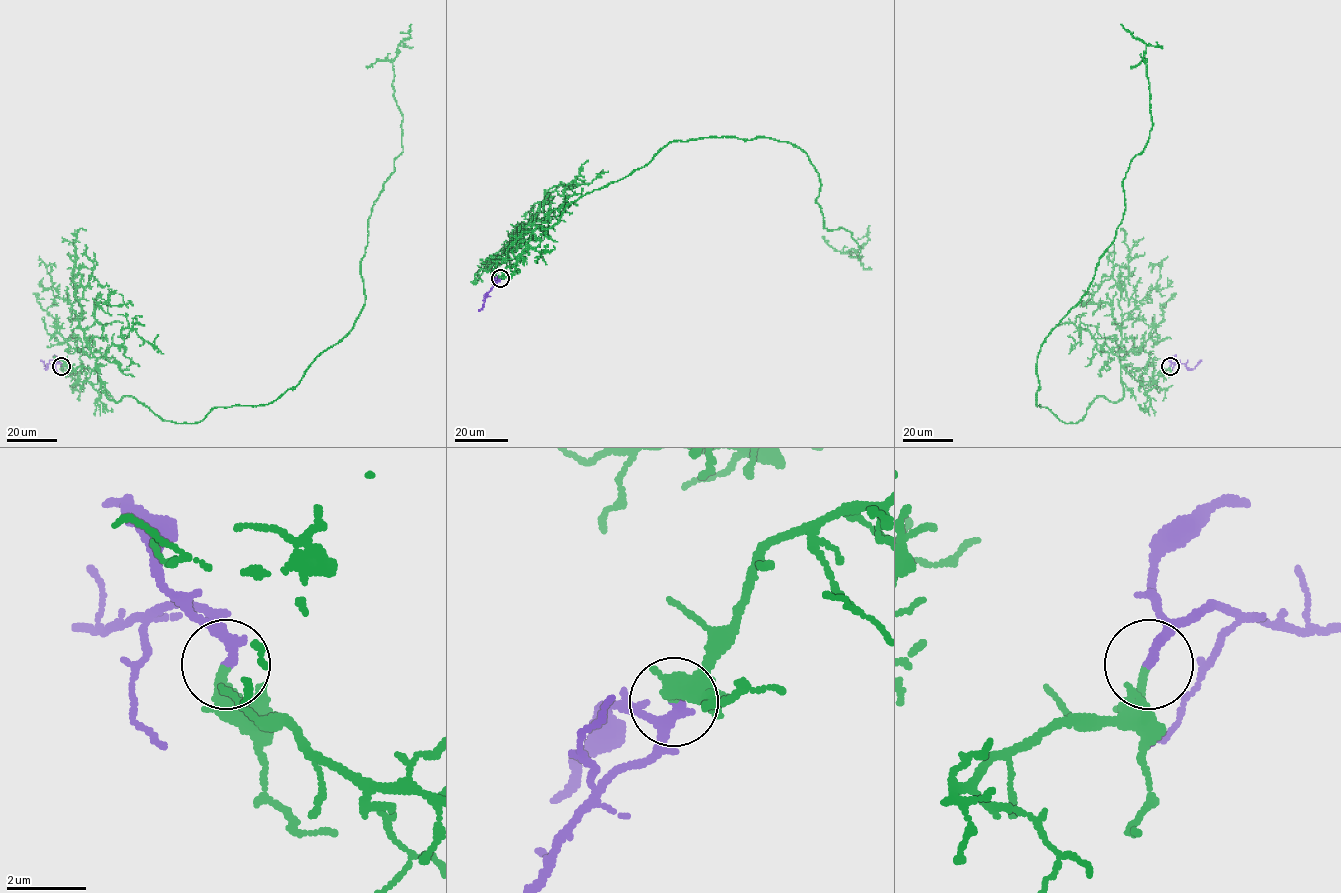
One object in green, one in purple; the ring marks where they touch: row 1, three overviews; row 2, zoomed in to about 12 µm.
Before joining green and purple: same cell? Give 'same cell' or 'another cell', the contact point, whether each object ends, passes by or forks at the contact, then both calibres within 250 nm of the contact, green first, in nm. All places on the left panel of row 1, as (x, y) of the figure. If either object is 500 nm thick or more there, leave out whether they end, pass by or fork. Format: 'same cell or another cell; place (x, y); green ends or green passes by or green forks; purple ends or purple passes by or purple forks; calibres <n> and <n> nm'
same cell; place (61, 366); green ends; purple ends; calibres 320 and 280 nm

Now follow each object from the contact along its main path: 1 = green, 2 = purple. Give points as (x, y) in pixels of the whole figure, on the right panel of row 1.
1: (1170, 366), (1121, 366), (1121, 399), (1074, 423), (1036, 404), (1152, 126), (1120, 24)
2: (1170, 366), (1174, 362), (1184, 363), (1193, 369), (1200, 361)

